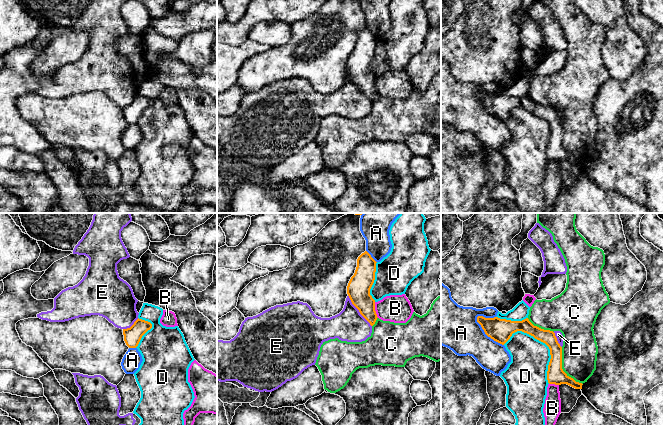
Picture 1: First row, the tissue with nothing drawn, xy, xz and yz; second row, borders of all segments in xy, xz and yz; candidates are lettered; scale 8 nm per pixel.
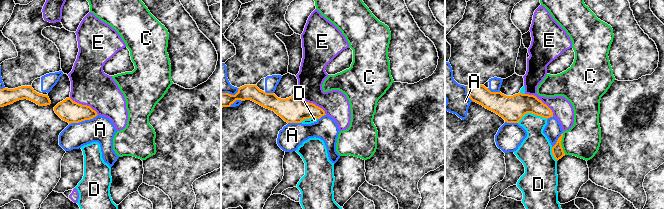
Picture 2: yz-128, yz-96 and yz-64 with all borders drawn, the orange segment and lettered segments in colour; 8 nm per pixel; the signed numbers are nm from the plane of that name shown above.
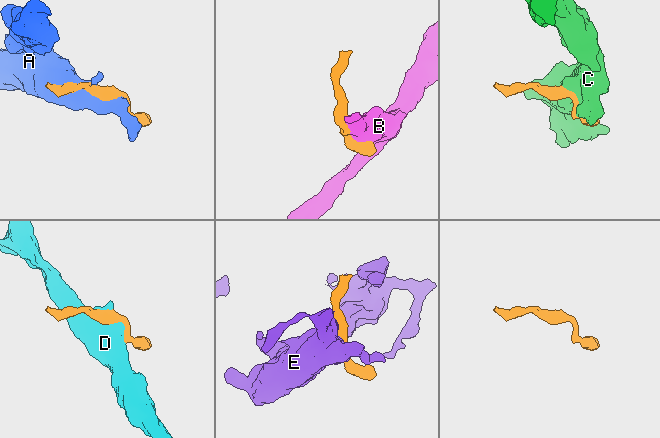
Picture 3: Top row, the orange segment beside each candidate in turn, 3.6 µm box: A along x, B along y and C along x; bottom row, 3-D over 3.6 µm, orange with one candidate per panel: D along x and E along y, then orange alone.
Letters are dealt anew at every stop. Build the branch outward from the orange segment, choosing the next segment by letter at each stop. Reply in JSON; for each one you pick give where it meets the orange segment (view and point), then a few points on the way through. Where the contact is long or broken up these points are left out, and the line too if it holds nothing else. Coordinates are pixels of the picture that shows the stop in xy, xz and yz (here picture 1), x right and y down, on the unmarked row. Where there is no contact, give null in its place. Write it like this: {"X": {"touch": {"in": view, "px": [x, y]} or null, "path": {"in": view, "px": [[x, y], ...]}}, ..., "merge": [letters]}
{"merge": []}

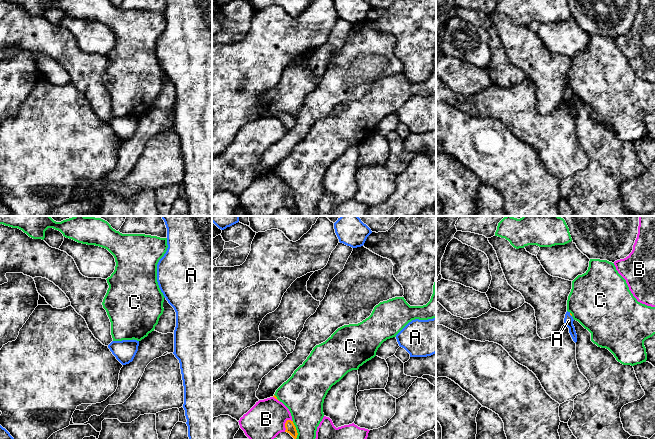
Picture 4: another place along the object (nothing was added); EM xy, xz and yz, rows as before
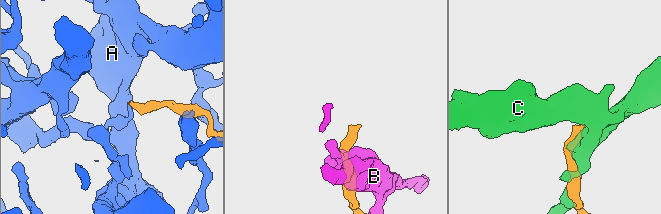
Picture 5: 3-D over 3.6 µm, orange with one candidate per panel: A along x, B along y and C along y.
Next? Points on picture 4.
{"A": {"touch": {"in": "yz", "px": [570, 90]}, "path": {"in": "yz", "px": [[570, 89], [570, 90], [568, 96]]}}, "merge": ["A"]}

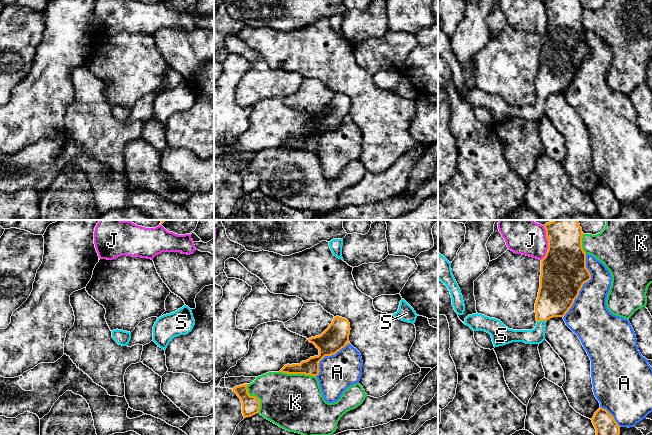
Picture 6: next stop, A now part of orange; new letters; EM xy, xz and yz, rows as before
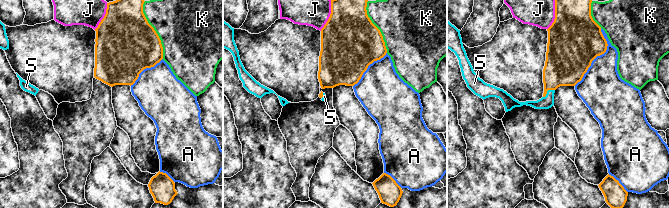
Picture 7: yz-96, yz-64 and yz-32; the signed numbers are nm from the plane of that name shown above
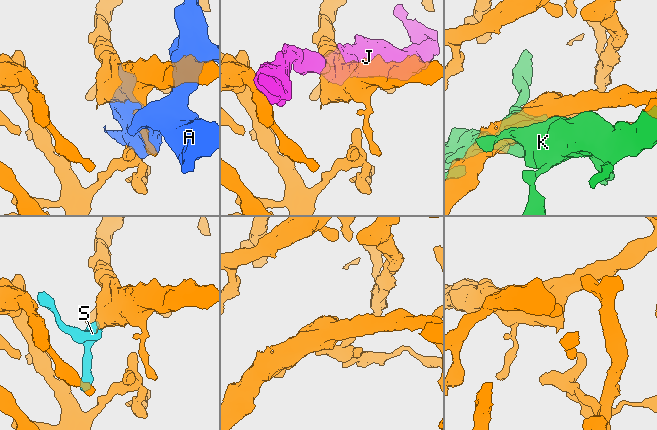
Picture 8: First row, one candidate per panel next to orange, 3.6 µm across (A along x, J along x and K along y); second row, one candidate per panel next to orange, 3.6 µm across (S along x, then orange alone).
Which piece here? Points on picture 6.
{"S": {"touch": {"in": "yz", "px": [541, 96]}, "path": {"in": "yz", "px": [[556, 71], [545, 84], [541, 96], [537, 111]]}}, "merge": ["S"]}

